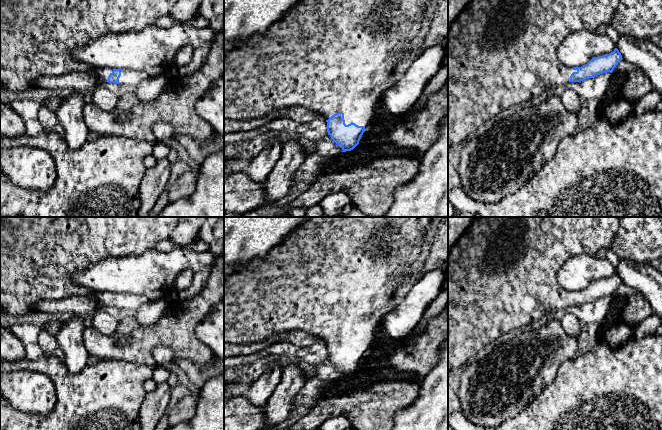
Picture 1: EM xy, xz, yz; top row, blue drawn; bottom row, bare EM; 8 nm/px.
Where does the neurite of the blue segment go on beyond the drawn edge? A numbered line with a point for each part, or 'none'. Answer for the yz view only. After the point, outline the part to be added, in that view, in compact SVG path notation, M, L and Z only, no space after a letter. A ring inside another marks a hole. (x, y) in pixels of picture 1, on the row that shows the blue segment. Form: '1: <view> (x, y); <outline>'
1: yz (501, 53); M471 0L448 30L448 148L464 143L480 126L504 109L513 105L526 105L545 90L569 83L571 74L577 70L568 68L559 61L557 50L560 43L576 31L594 32L599 25L610 24L619 2L620 0Z

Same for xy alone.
1: xy (36, 36); M0 0L0 85L10 91L26 91L33 87L33 82L43 76L59 76L73 71L93 71L96 78L107 81L112 73L112 68L91 67L87 64L74 61L70 57L70 51L75 47L81 47L87 40L96 39L109 33L121 33L124 31L140 31L146 27L153 26L155 20L169 15L177 0ZM35 87L37 88L37 87Z

